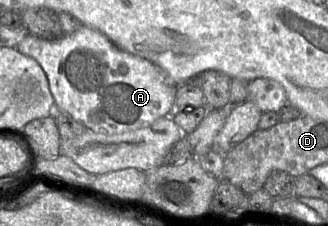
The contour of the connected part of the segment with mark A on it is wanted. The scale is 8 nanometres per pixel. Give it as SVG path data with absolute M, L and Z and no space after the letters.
M86 25L55 40L27 34L16 48L35 59L44 70L57 110L69 114L93 132L117 134L137 130L174 111L178 85L171 83L165 73L151 61L126 52L103 33Z

